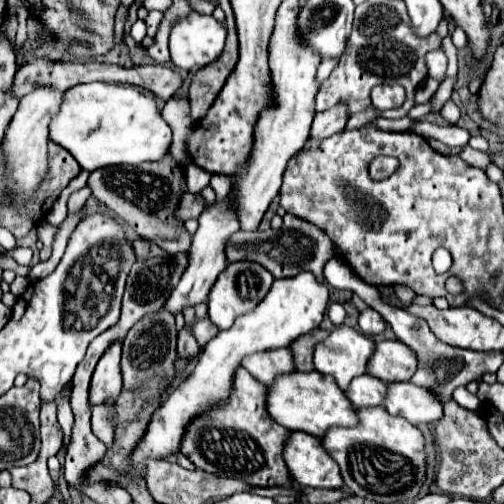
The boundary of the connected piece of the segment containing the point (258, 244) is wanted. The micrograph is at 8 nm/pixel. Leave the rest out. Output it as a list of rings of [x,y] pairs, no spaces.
[[[285,214],[283,226],[279,230],[267,230],[267,232],[245,232],[239,230],[233,234],[227,242],[227,260],[237,262],[237,260],[253,260],[271,270],[275,278],[289,278],[297,276],[301,272],[313,272],[319,280],[323,280],[323,266],[327,260],[339,254],[337,246],[327,238],[323,230],[319,230],[315,224],[297,218],[293,214]]]

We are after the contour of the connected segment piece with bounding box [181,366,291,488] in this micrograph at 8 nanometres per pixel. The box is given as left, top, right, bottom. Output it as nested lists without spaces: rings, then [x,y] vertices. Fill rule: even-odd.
[[[239,366],[233,378],[231,400],[223,402],[223,406],[213,406],[187,424],[187,430],[181,438],[181,452],[197,468],[217,476],[239,478],[251,486],[261,488],[289,484],[291,476],[281,456],[289,430],[267,416],[265,392],[267,388],[257,382],[243,366]]]

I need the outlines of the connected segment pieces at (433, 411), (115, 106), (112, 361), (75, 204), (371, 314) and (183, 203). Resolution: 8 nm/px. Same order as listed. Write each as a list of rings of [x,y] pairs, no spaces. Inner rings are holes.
[[[391,382],[387,386],[383,408],[413,424],[433,424],[443,416],[443,406],[437,396],[411,382]]]
[[[91,82],[79,84],[65,92],[63,106],[59,114],[51,118],[49,126],[49,140],[63,146],[71,152],[71,156],[79,162],[79,166],[87,172],[93,172],[103,166],[113,164],[141,164],[141,162],[155,162],[161,160],[171,144],[171,128],[161,118],[161,112],[151,96],[141,94],[131,84],[105,84],[105,82]]]
[[[113,342],[105,350],[103,358],[97,362],[97,368],[93,372],[91,390],[89,390],[91,406],[119,396],[123,386],[119,362],[121,362],[121,342]]]
[[[87,185],[82,189],[72,193],[68,199],[68,211],[76,212],[81,209],[90,196],[91,190]]]
[[[367,308],[367,310],[363,310],[361,316],[359,316],[359,328],[361,328],[363,334],[375,336],[375,334],[381,334],[381,332],[385,330],[385,320],[381,318],[379,312]]]
[[[185,192],[181,198],[179,198],[179,206],[175,208],[175,218],[179,220],[189,220],[189,218],[199,218],[199,214],[203,212],[203,198],[201,196],[193,196],[189,192]]]

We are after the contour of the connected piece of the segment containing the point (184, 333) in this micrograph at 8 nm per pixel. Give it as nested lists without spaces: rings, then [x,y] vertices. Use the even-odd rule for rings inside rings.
[[[185,326],[181,332],[179,332],[179,344],[177,344],[177,354],[179,356],[187,356],[187,358],[195,358],[199,352],[199,344],[193,336],[193,332]]]

